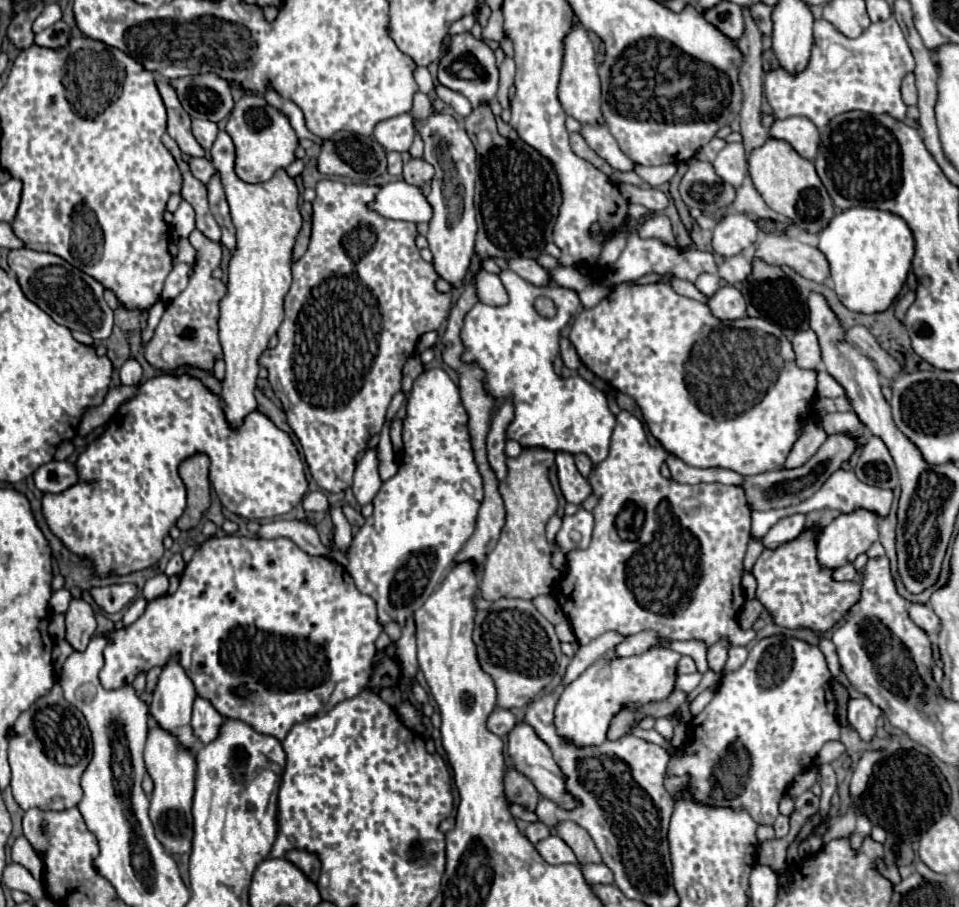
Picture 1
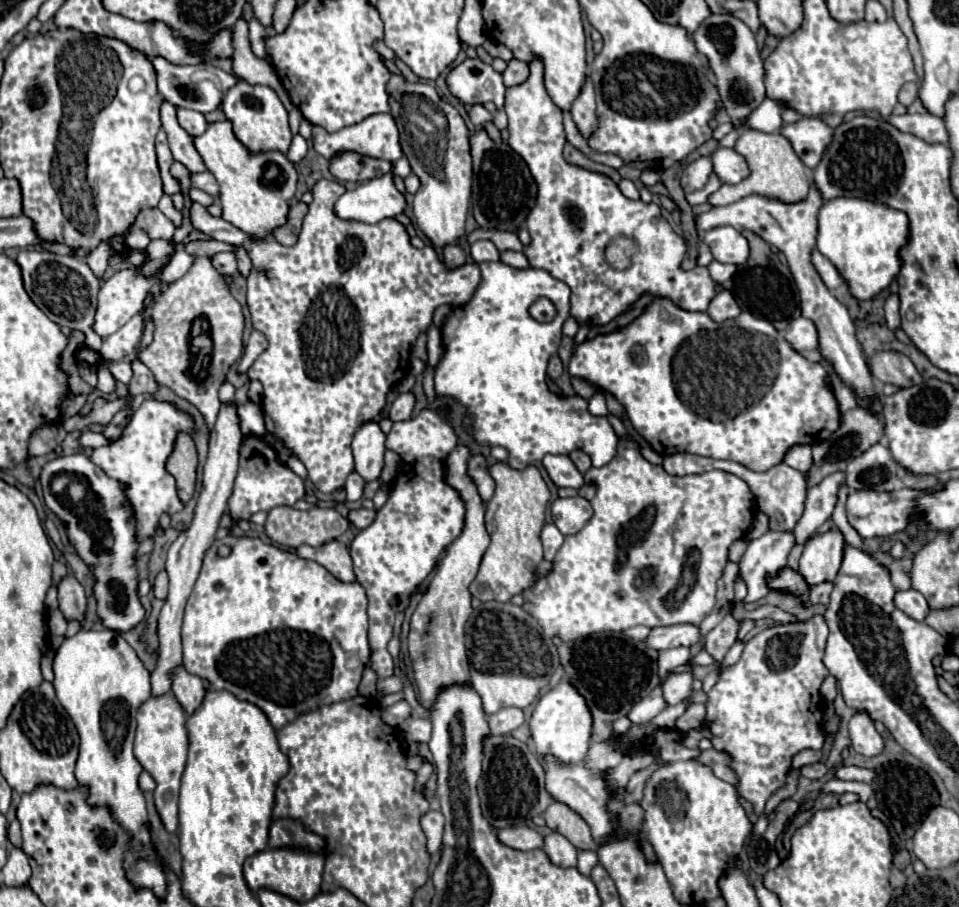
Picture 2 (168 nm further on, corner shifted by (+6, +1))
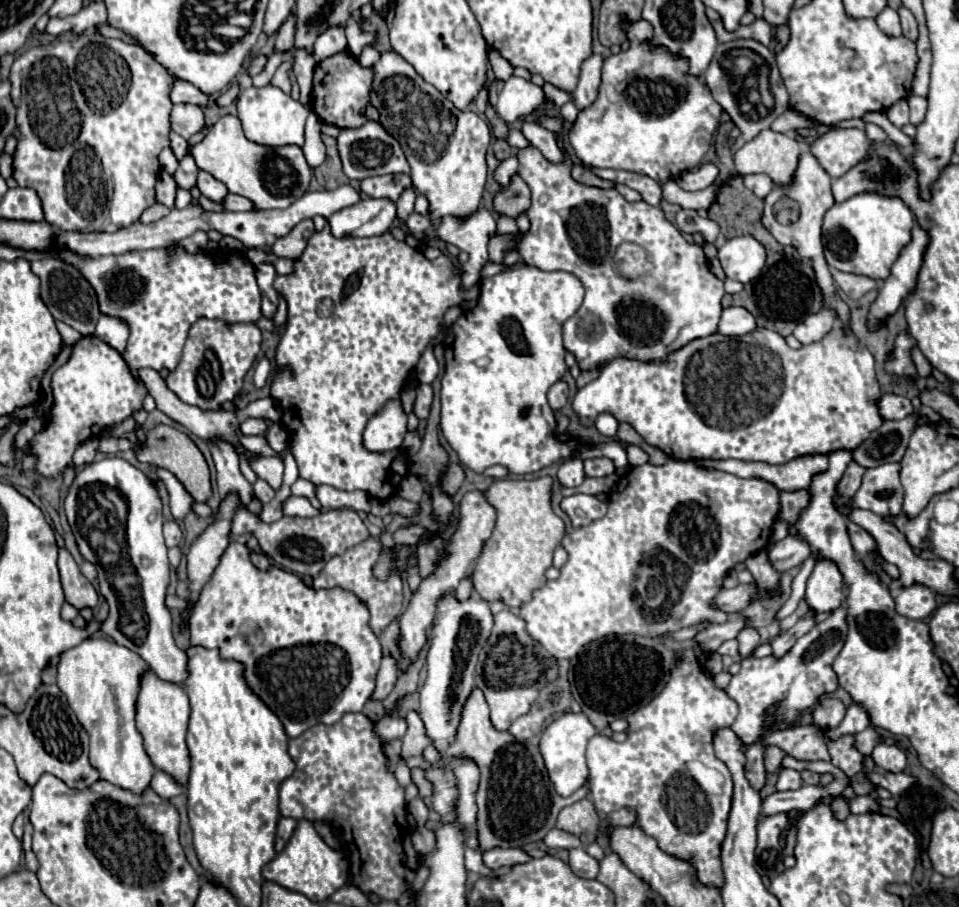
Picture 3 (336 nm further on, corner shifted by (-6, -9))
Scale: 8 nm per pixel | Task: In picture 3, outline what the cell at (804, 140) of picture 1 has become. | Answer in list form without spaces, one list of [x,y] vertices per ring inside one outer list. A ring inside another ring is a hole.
[[[858,128],[828,130],[810,146],[810,152],[832,178],[838,178],[872,152],[872,142]]]

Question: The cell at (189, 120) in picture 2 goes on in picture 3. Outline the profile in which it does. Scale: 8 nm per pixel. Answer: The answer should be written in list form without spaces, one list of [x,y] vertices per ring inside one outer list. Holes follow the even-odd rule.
[[[176,104],[170,112],[170,128],[188,140],[192,134],[204,128],[202,108],[196,104]]]

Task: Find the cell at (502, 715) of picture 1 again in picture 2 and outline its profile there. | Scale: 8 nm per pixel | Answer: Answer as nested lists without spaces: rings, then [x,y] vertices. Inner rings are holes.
[[[502,708],[496,714],[488,716],[488,724],[490,724],[490,734],[510,734],[512,730],[516,730],[520,724],[524,722],[524,714],[520,708]]]

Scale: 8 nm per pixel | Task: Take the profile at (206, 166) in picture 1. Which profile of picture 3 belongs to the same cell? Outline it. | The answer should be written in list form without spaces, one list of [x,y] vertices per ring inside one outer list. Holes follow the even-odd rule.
[[[230,194],[228,198],[226,198],[226,202],[224,202],[224,208],[226,210],[240,210],[240,212],[248,212],[248,210],[252,210],[252,200],[248,200],[248,198],[244,198],[244,196],[236,196],[236,194]]]

